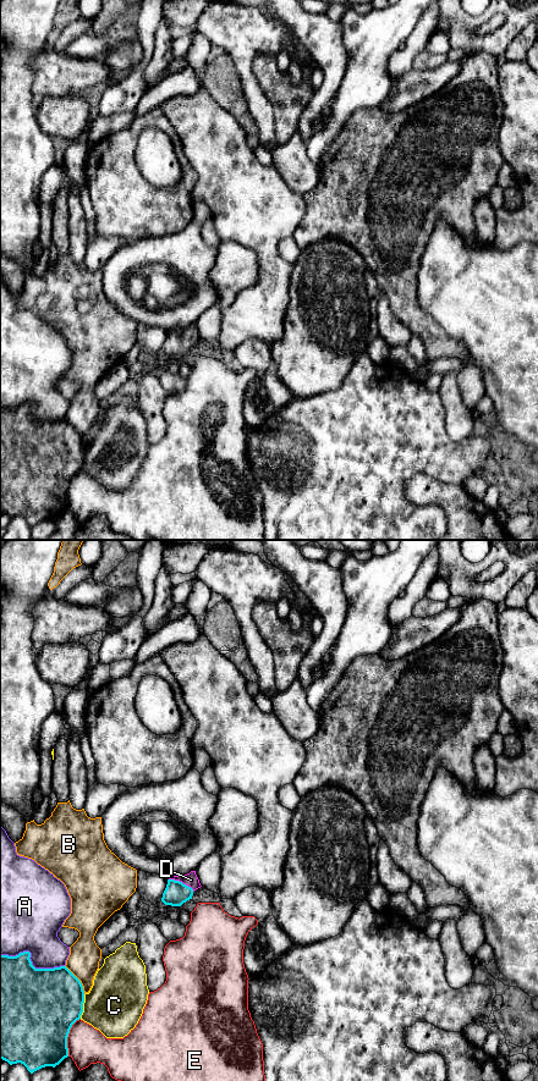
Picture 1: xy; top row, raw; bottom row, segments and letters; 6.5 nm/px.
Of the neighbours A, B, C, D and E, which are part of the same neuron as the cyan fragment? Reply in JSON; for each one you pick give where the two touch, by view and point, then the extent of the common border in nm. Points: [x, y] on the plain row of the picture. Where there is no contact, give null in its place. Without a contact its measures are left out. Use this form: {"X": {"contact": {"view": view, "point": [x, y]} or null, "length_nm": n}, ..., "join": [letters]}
{"D": {"contact": {"view": "xy", "point": [181, 335]}, "length_nm": 190}, "join": ["D"]}

